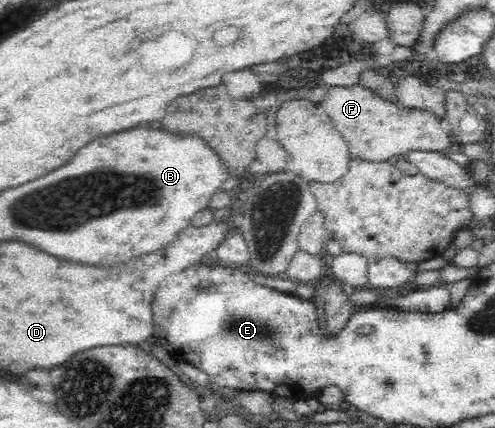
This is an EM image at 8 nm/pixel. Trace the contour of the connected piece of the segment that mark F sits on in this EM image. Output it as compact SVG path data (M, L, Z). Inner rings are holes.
M362 84L350 87L329 87L318 107L334 122L338 133L346 142L353 158L370 163L402 157L409 151L440 152L448 149L453 139L441 128L441 118L430 111L416 111L397 105L395 101L381 99L374 90Z

